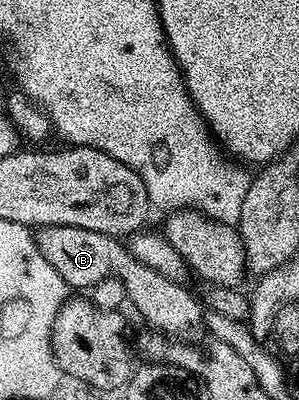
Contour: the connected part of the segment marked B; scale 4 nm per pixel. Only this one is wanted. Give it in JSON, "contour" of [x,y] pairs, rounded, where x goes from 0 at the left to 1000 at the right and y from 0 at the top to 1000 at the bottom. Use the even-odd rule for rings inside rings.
{"contour":[[[144,563],[110,585],[110,598],[127,613],[127,623],[147,638],[147,648],[161,648],[161,658],[174,658],[174,668],[187,668],[187,678],[221,703],[224,715],[247,728],[298,728],[314,720],[321,708],[334,708],[368,690],[405,698],[421,720],[421,738],[431,760],[448,760],[448,773],[492,803],[512,825],[532,828],[569,848],[609,848],[619,833],[645,828],[659,813],[672,815],[682,803],[682,773],[662,765],[662,753],[632,733],[612,710],[562,698],[548,688],[535,688],[528,678],[508,668],[495,668],[482,658],[468,658],[468,648],[455,648],[448,635],[405,600],[385,593],[365,593],[355,583],[324,583],[304,573],[281,568],[241,568],[237,563]]]}

